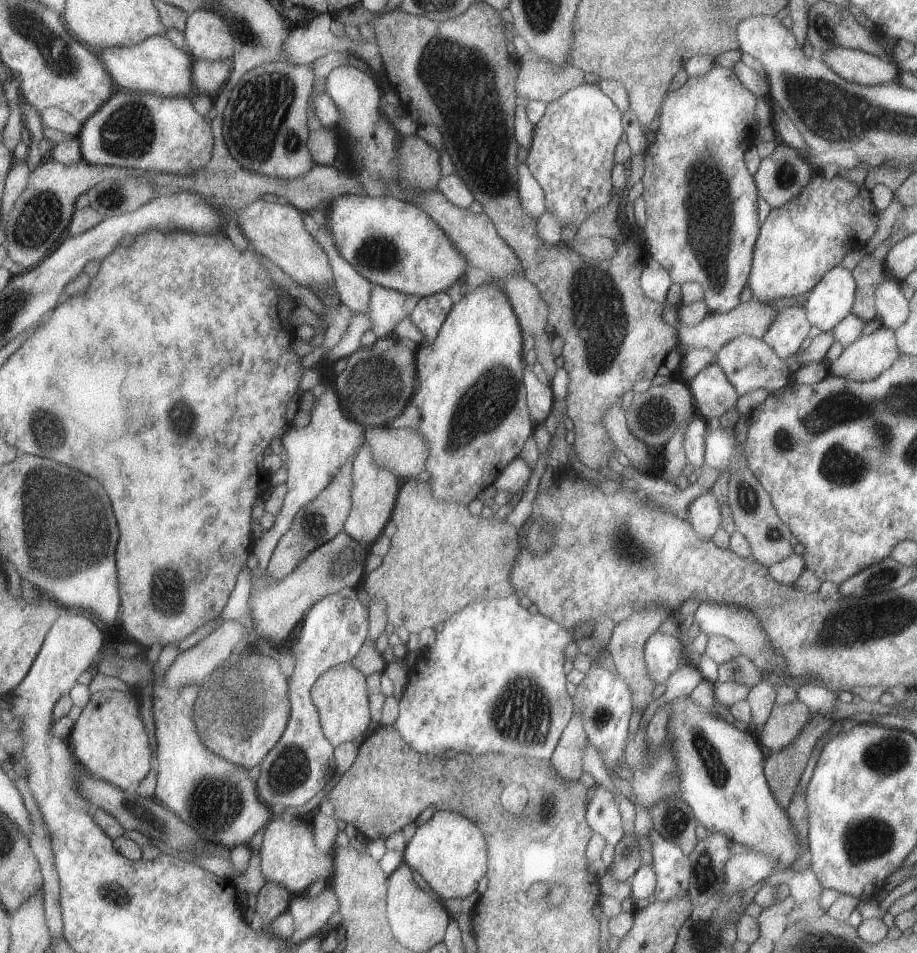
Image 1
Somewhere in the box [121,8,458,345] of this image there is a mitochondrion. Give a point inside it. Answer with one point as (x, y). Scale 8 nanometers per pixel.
(258, 120)

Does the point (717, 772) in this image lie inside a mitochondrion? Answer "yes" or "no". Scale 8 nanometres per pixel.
yes

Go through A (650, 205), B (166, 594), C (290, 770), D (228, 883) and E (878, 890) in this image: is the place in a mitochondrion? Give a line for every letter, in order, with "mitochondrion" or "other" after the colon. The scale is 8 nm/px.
A: other
B: mitochondrion
C: mitochondrion
D: other
E: other

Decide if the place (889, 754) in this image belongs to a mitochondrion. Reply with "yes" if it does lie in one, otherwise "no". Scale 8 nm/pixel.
yes

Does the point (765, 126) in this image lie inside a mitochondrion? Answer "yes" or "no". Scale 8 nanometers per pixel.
no

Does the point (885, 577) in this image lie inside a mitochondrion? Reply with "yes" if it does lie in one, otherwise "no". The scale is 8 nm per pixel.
yes

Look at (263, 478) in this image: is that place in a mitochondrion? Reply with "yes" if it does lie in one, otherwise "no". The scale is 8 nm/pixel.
no

